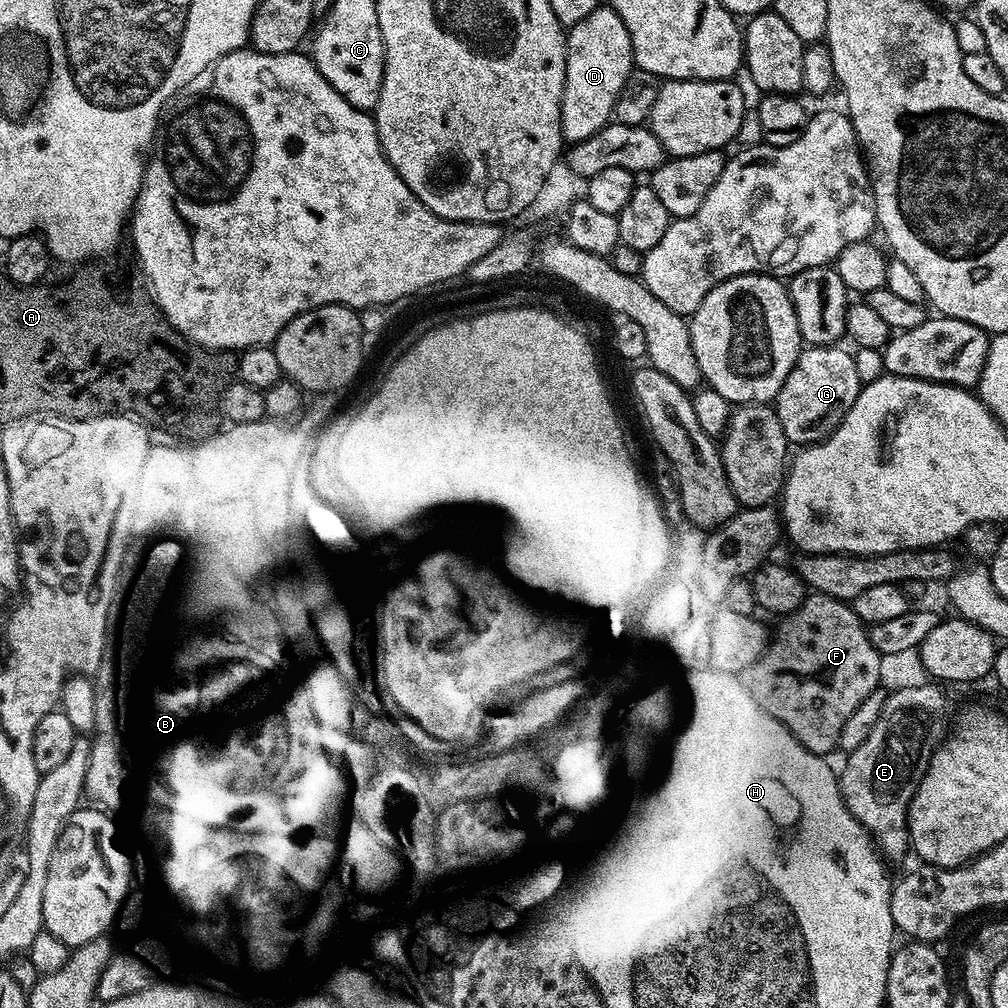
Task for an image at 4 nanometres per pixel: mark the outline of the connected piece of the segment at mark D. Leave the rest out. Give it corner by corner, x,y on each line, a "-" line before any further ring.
611,6
596,8
582,22
571,25
564,97
560,103
560,127
565,141
590,138
613,119
624,83
634,71
632,36

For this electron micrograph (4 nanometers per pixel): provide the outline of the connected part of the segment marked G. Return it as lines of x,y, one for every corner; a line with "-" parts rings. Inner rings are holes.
830,344
805,347
774,401
785,438
793,445
800,444
799,446
825,440
842,423
844,415
852,409
861,387
851,351
847,352
844,346

